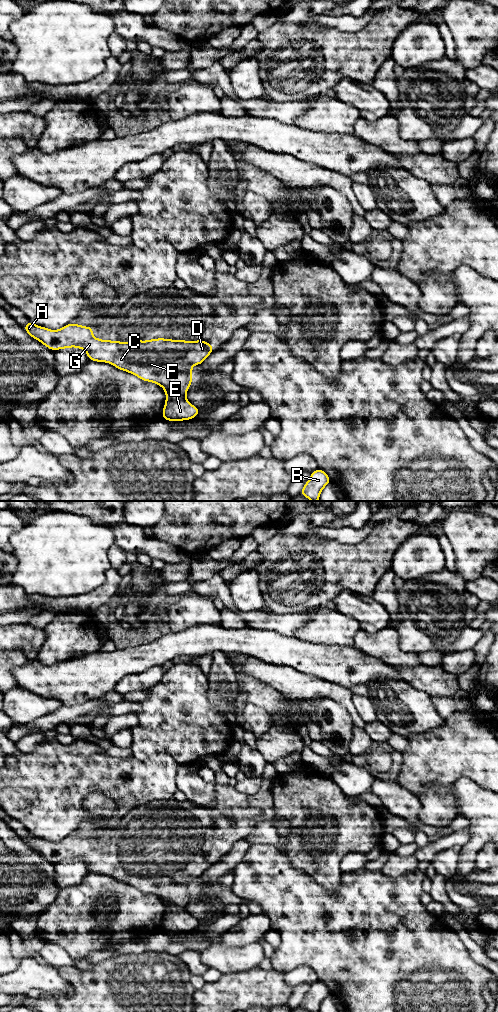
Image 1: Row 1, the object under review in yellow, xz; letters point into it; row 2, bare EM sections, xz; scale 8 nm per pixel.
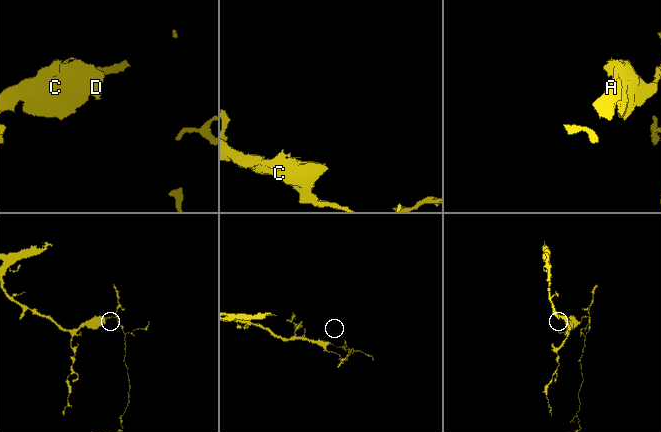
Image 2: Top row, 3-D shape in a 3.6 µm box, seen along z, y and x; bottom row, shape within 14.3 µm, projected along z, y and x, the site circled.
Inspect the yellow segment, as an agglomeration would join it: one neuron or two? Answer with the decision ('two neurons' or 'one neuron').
two neurons

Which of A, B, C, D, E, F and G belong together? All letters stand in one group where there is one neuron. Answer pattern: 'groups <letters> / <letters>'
groups A C D F G / B E

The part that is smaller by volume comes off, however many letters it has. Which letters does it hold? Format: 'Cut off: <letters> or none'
Cut off: B, E

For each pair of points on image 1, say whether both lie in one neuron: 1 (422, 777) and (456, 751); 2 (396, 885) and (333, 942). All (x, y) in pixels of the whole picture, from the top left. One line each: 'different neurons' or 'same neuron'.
1: same neuron
2: same neuron

